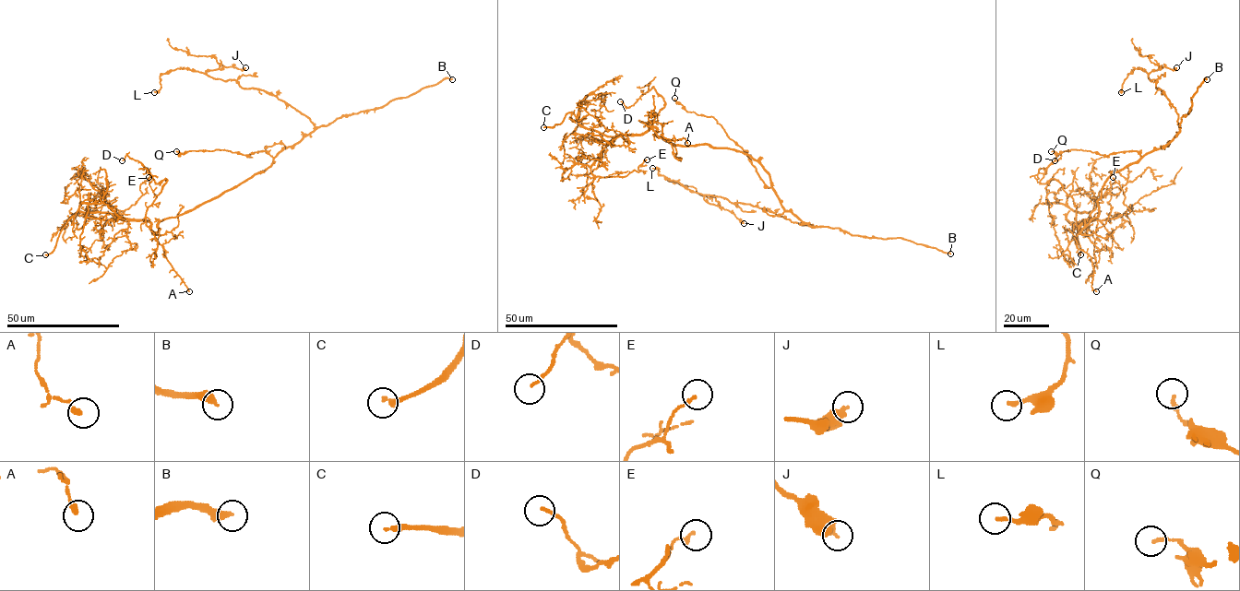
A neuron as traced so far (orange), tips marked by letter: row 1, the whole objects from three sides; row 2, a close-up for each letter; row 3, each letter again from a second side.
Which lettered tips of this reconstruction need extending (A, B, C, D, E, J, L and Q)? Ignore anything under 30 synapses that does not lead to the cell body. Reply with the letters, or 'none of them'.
B

